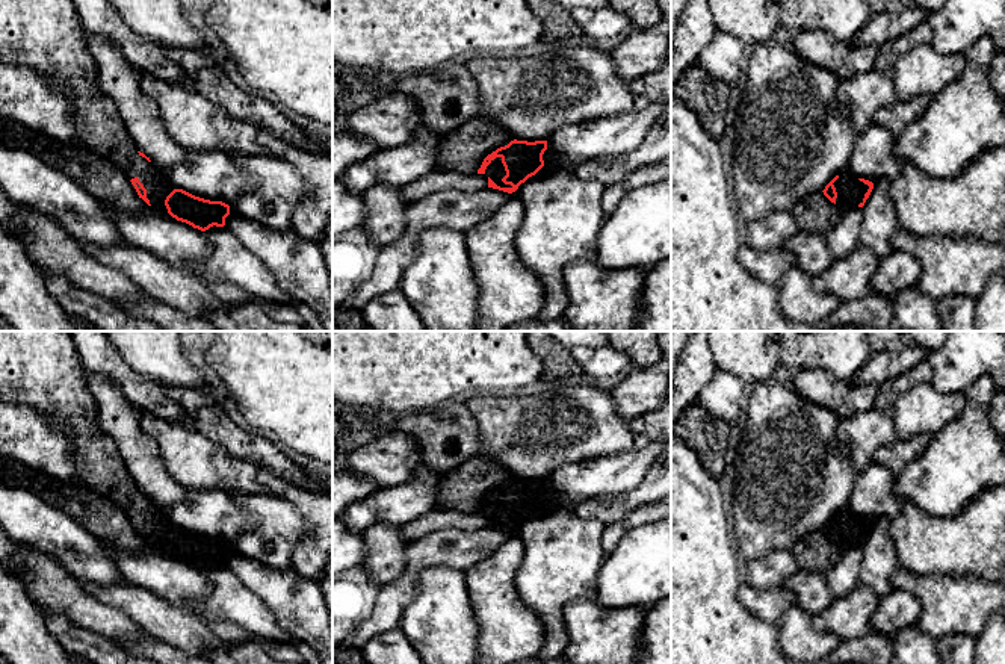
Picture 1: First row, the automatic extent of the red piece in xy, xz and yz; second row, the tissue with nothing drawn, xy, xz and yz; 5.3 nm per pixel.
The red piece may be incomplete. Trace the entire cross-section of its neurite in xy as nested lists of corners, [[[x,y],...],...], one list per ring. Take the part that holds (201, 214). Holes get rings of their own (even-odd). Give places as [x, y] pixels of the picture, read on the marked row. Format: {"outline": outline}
{"outline": [[[0,0],[0,64],[29,65],[47,76],[53,89],[70,94],[80,147],[115,163],[130,178],[139,198],[153,210],[168,212],[177,221],[201,231],[225,225],[225,218],[230,215],[228,204],[175,189],[150,157],[138,150],[116,106],[98,86],[98,68],[73,0]]]}

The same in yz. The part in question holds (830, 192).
{"outline": [[[846,168],[836,175],[822,192],[845,213],[852,207],[863,207],[872,189],[872,182],[852,177]]]}

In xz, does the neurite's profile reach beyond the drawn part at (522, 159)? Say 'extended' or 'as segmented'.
extended

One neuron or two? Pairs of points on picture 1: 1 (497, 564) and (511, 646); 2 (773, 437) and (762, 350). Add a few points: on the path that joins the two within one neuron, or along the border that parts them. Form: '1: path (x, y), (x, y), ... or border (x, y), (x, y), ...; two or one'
1: path (497, 584), (497, 610), (507, 626); one
2: border (771, 377), (748, 387); two

